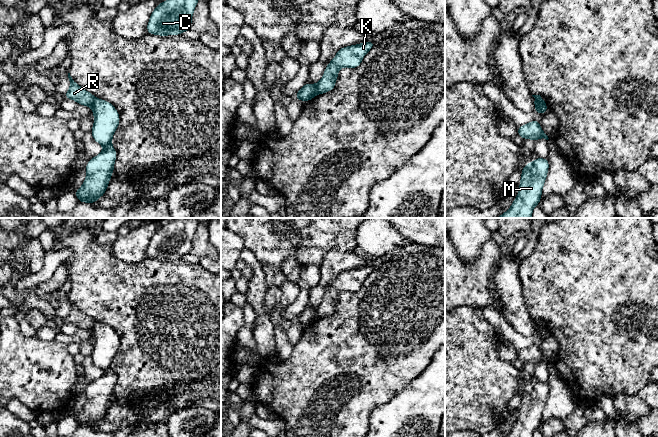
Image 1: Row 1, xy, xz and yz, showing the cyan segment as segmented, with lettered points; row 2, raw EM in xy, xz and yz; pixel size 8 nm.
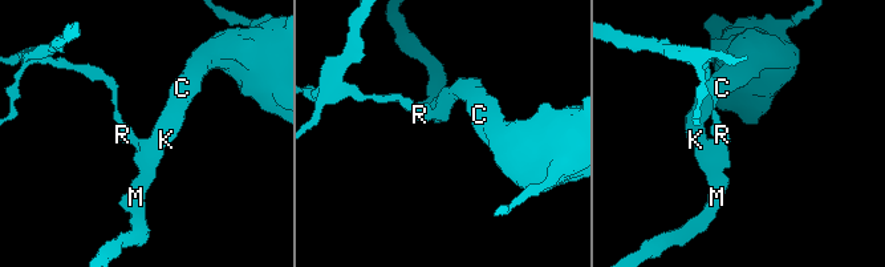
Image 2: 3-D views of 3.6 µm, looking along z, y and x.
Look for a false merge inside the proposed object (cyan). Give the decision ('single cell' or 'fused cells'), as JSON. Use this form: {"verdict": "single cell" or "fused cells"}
{"verdict": "fused cells"}

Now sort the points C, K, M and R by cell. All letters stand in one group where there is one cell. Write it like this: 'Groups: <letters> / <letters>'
Groups: C K M / R

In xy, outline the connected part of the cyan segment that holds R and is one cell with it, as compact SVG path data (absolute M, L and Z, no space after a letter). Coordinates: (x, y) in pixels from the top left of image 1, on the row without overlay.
M68 297L68 302L70 305L70 312L69 314L64 318L65 323L72 323L75 324L79 329L83 330L92 330L92 327L96 323L93 318L86 315L82 311L80 311L70 300L70 297Z

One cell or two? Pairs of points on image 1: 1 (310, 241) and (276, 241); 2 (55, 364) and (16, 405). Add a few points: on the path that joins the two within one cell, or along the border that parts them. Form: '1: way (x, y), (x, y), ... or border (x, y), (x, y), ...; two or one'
1: border (304, 228), (298, 233), (300, 244), (294, 255); two
2: border (10, 399), (18, 399), (36, 413); two

